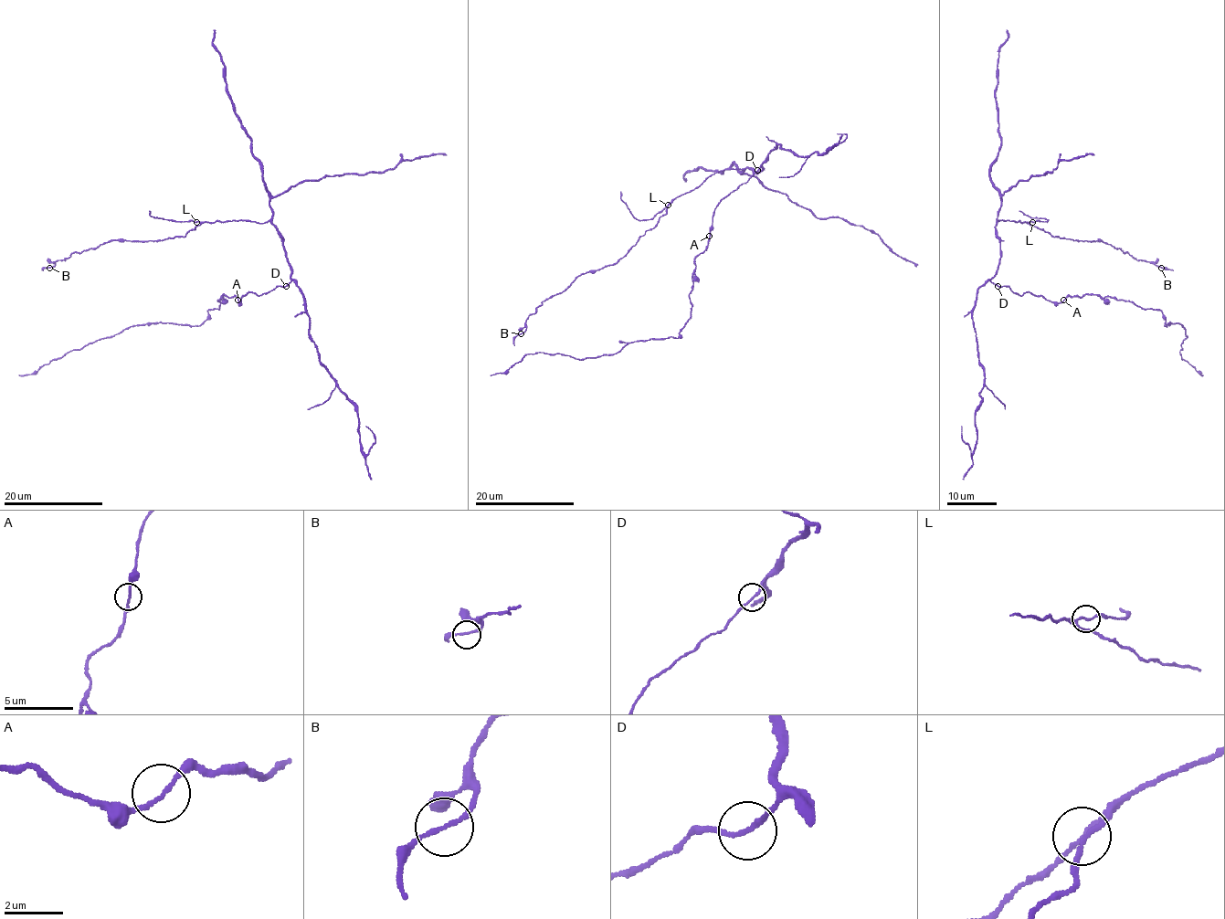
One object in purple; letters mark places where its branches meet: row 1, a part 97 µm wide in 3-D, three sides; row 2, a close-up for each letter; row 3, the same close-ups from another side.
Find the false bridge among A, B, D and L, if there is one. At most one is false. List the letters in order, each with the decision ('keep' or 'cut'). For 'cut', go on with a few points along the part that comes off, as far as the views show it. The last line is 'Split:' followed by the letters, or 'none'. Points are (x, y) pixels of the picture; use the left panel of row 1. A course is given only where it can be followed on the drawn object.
A: keep
B: keep
D: keep
L: keep
Split: none

